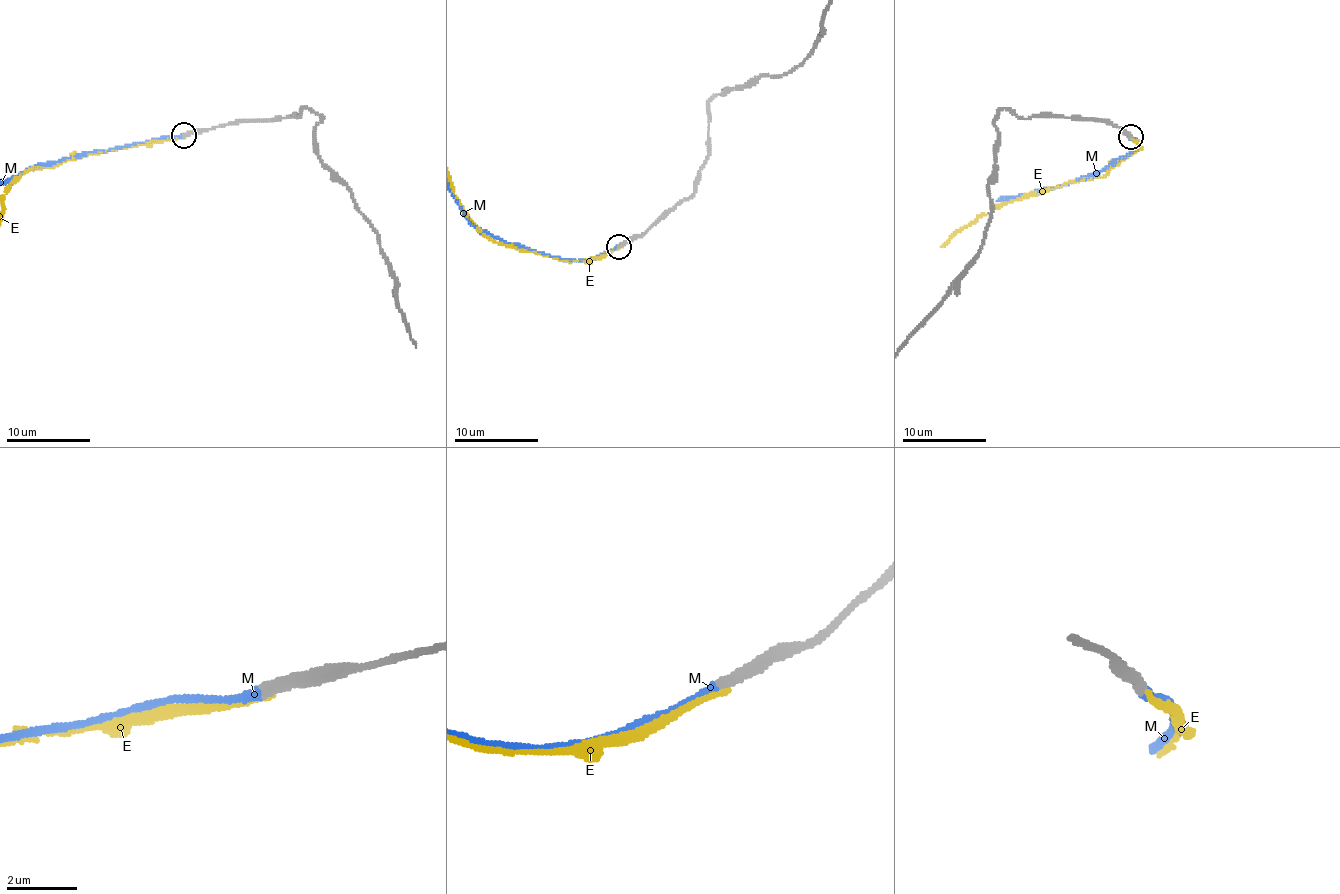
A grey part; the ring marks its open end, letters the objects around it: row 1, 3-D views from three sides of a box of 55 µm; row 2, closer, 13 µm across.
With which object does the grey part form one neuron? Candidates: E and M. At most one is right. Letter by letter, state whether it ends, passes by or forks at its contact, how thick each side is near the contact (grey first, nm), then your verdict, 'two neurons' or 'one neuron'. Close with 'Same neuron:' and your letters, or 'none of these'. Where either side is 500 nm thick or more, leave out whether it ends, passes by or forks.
E: it ends | 360/160 nm | two neurons
M: it ends | 360/280 nm | one neuron
Same neuron: M

